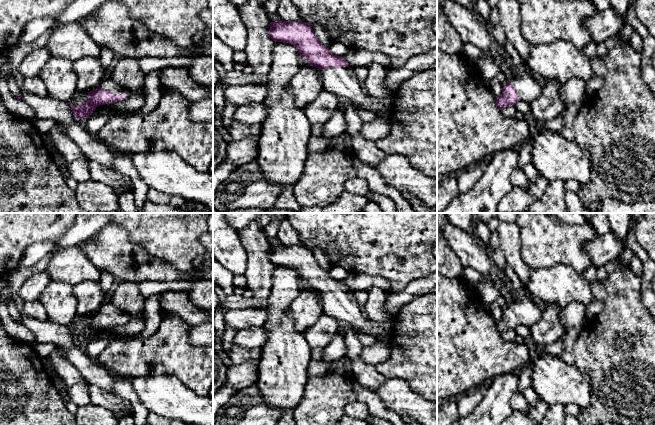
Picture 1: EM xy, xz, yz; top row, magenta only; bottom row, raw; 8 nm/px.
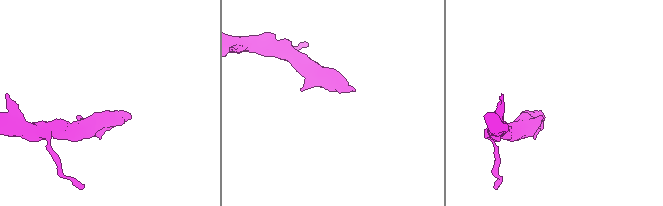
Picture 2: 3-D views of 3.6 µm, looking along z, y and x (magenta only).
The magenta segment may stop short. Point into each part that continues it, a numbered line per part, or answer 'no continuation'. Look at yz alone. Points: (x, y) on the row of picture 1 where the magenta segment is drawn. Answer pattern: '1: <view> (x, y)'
1: yz (529, 87)

